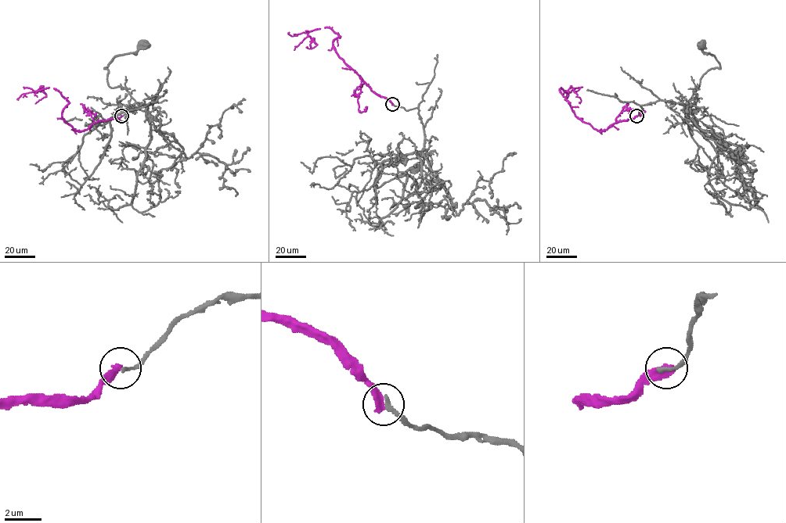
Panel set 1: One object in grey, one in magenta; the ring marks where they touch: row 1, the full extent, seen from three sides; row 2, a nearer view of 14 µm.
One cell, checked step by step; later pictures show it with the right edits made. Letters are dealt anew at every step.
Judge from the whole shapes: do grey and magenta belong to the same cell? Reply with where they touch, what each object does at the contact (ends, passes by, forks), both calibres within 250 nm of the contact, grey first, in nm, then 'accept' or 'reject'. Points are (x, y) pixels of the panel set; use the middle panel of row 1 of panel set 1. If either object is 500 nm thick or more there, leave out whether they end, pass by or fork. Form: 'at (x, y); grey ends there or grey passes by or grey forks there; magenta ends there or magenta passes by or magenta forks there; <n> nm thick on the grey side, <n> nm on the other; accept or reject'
at (392, 104); grey ends there; magenta ends there; 220 nm thick on the grey side, 460 nm on the other; reject

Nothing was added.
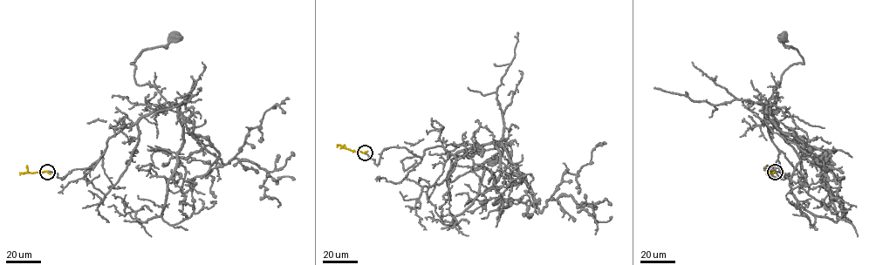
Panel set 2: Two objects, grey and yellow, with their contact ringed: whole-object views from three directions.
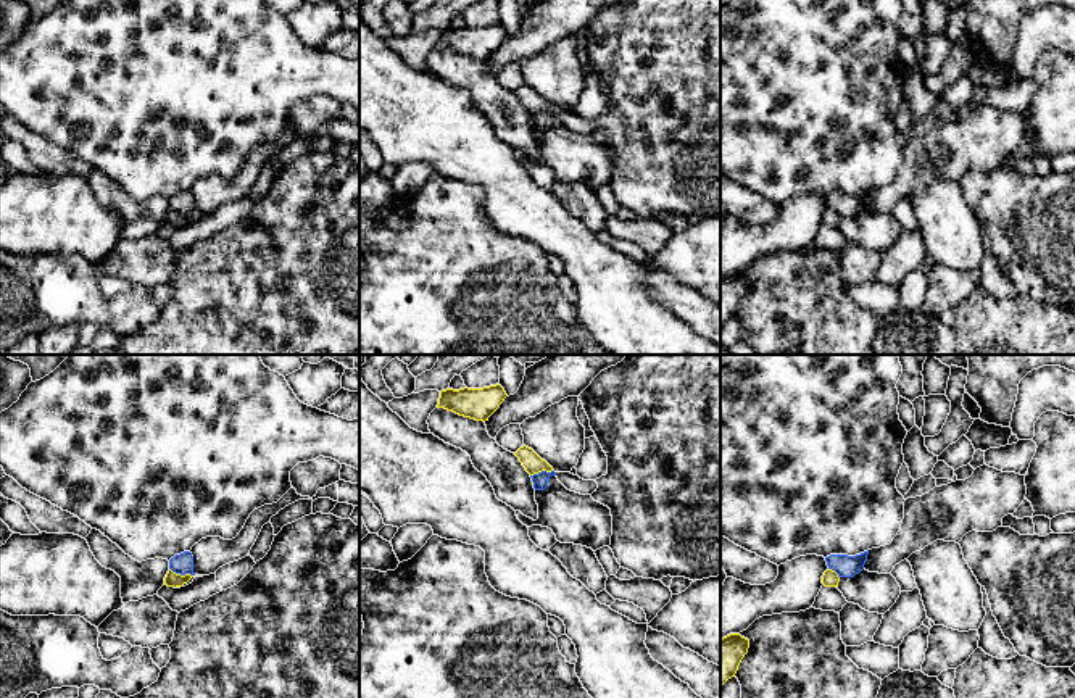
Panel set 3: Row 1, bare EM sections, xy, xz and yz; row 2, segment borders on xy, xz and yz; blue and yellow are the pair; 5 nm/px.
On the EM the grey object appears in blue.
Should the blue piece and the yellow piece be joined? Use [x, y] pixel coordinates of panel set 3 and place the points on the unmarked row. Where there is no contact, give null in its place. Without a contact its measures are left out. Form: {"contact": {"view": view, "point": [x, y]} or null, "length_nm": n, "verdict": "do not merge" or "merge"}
{"contact": {"view": "xy", "point": [181, 213]}, "length_nm": 130, "verdict": "do not merge"}

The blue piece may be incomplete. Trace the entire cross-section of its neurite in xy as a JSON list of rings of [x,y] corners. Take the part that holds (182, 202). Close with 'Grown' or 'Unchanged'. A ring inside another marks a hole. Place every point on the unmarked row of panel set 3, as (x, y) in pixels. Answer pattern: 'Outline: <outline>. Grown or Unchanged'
Outline: [[[184,190],[169,198],[169,208],[176,213],[193,214],[193,195],[190,190]]]. Unchanged

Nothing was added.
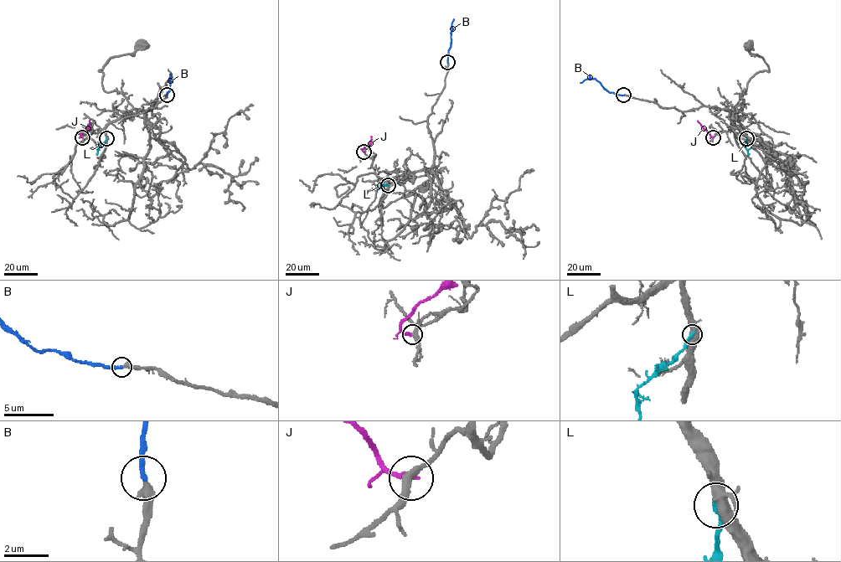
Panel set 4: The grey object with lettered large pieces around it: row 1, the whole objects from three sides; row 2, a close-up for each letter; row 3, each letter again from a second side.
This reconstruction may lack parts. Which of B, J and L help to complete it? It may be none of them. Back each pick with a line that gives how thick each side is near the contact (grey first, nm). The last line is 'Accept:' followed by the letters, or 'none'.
B: 420/240 nm
Accept: B

